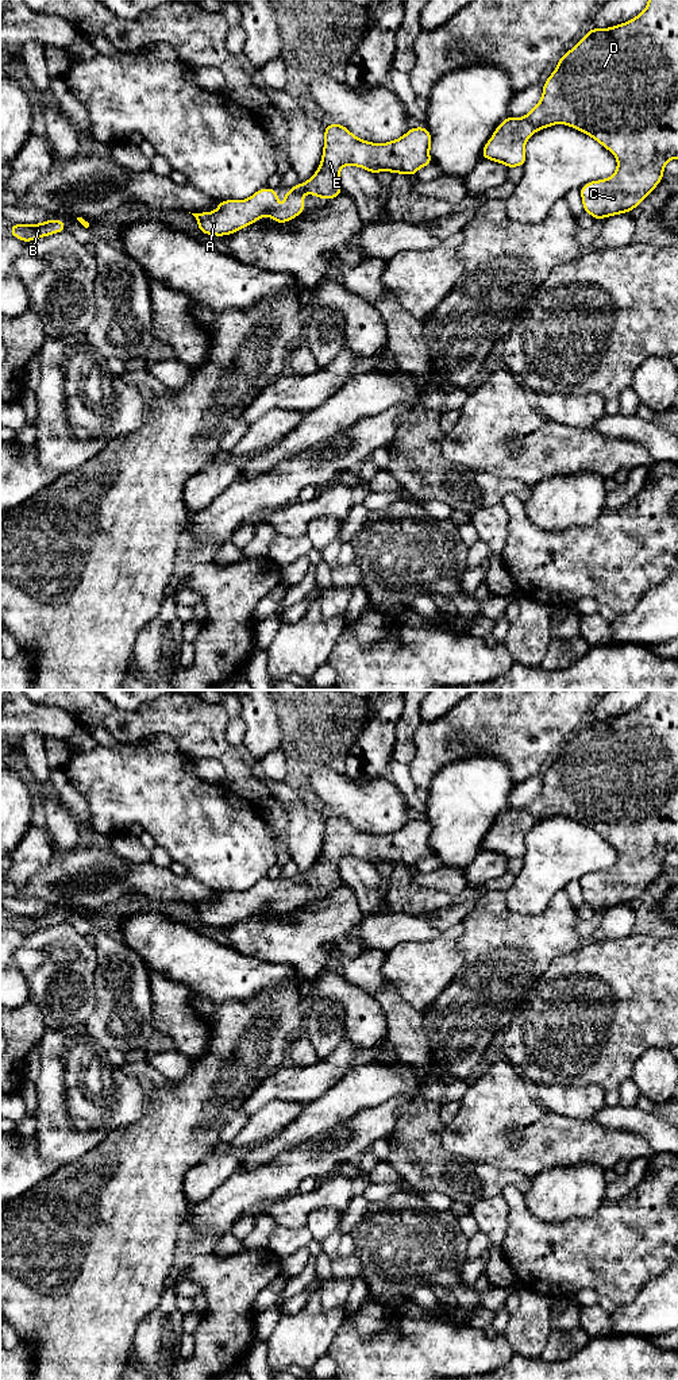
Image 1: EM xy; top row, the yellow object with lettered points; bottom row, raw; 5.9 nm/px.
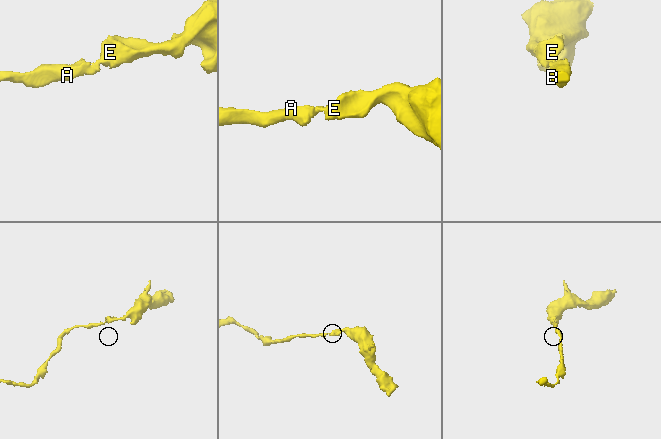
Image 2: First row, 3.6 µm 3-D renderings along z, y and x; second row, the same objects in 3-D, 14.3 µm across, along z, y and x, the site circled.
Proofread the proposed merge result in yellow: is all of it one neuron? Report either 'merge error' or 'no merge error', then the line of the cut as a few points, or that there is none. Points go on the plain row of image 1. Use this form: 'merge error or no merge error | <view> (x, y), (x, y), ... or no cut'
no merge error | no cut

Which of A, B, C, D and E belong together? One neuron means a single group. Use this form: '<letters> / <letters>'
A B C D E

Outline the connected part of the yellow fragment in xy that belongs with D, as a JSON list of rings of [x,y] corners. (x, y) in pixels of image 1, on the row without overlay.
[[[648,690],[643,704],[609,718],[590,720],[562,749],[543,775],[540,793],[521,810],[508,807],[482,840],[481,849],[504,857],[524,857],[525,834],[539,821],[566,816],[602,836],[617,851],[616,863],[605,871],[586,874],[581,880],[583,902],[594,911],[635,901],[663,871],[670,851],[678,851],[678,690]]]

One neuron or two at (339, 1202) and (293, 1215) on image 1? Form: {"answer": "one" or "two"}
{"answer": "one"}

